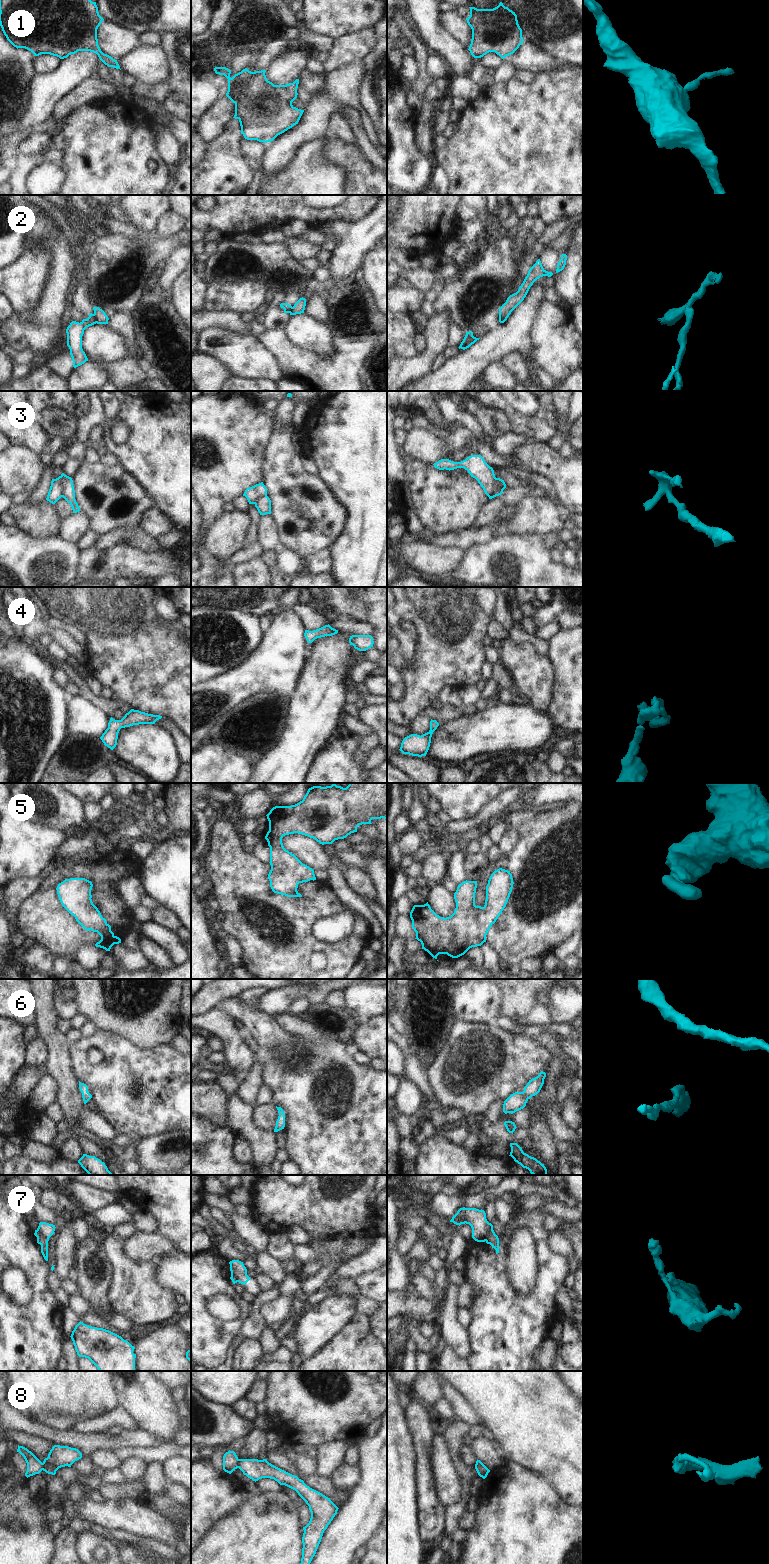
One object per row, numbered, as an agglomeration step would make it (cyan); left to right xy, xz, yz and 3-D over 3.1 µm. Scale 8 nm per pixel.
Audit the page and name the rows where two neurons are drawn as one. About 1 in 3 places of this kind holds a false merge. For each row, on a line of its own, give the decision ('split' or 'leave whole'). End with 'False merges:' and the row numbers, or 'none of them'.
1: leave whole
2: split
3: split
4: leave whole
5: leave whole
6: leave whole
7: split
8: split
False merges: 2, 3, 7, 8

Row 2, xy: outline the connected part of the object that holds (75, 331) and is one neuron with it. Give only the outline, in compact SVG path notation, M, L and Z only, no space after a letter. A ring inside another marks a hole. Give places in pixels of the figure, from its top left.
M90 313L89 317L87 319L83 319L80 323L72 321L66 329L67 346L70 349L74 368L88 361L88 358L82 349L82 336L84 334L84 330L94 324L96 324L95 315Z

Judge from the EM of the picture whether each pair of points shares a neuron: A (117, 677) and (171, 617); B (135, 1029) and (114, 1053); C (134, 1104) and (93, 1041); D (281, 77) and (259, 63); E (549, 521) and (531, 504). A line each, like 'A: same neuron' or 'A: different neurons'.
A: different neurons
B: different neurons
C: same neuron
D: different neurons
E: same neuron

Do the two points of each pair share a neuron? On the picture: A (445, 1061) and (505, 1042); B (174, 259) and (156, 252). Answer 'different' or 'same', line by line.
A: same
B: different

